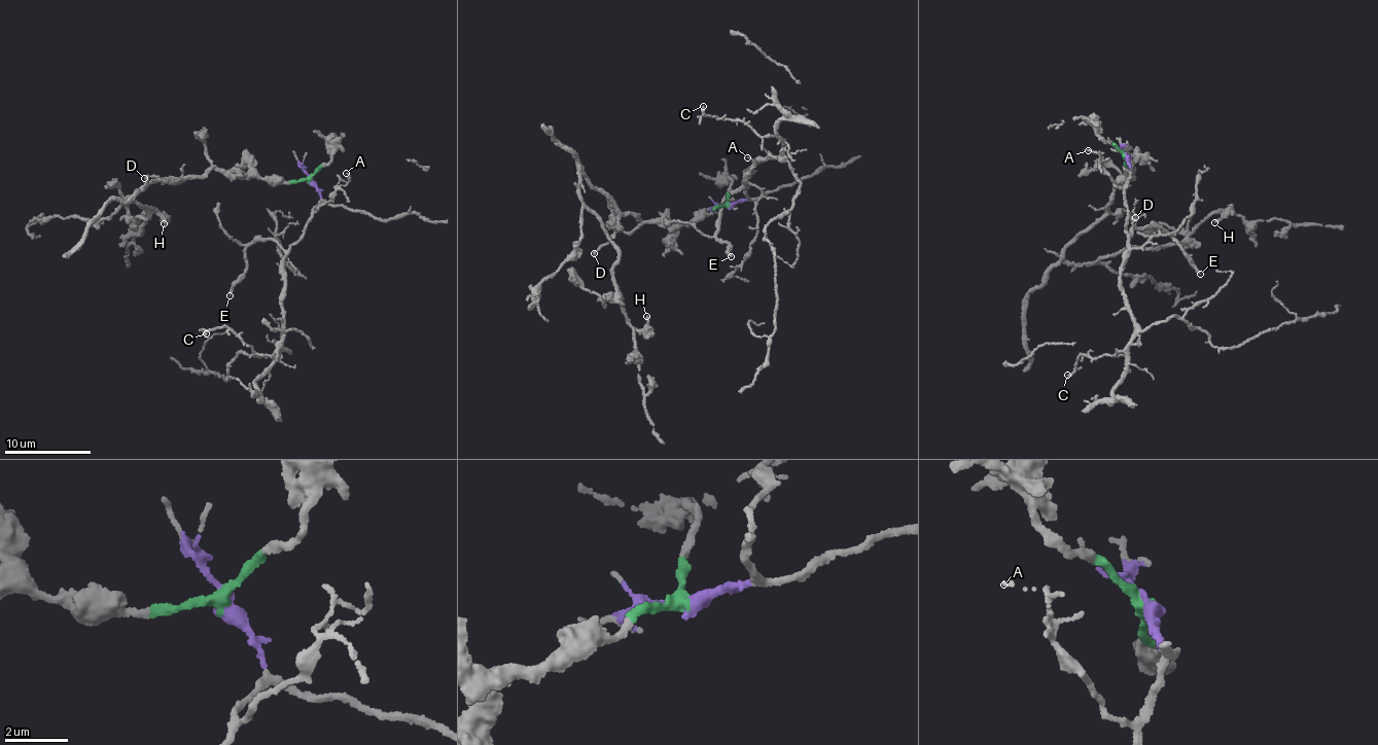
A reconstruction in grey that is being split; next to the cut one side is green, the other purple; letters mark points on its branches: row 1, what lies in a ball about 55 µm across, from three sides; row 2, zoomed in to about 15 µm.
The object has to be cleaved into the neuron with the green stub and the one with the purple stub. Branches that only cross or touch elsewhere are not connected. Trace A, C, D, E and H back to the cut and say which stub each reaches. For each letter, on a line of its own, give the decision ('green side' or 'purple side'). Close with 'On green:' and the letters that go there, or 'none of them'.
A: purple side
C: purple side
D: green side
E: purple side
H: green side
On green: D, H

